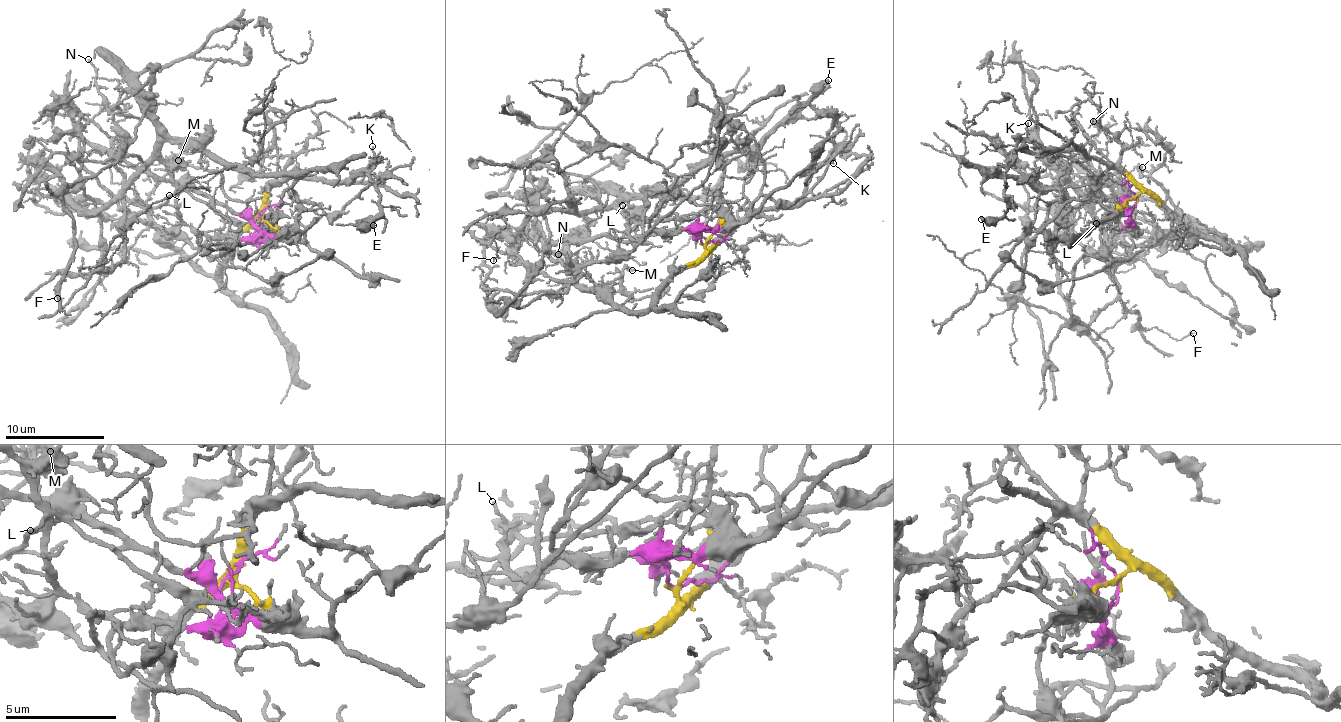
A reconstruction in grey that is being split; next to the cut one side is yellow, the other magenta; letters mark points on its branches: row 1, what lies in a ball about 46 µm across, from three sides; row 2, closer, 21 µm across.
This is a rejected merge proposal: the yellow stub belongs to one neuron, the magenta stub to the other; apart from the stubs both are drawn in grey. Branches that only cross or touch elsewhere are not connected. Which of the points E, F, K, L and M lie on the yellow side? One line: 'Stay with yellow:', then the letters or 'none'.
Stay with yellow: E, K, M

